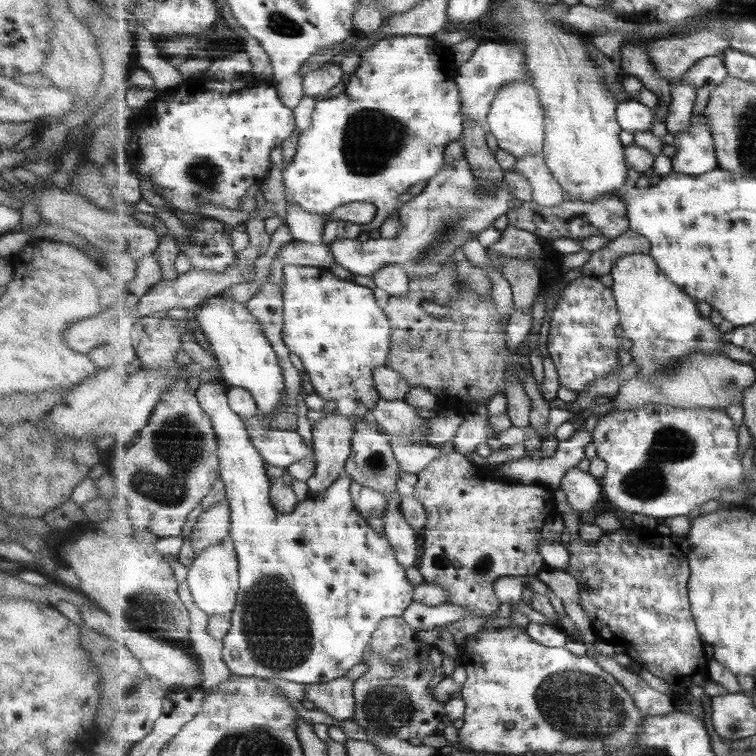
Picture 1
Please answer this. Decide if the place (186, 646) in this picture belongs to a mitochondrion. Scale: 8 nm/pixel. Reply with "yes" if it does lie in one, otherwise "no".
no

